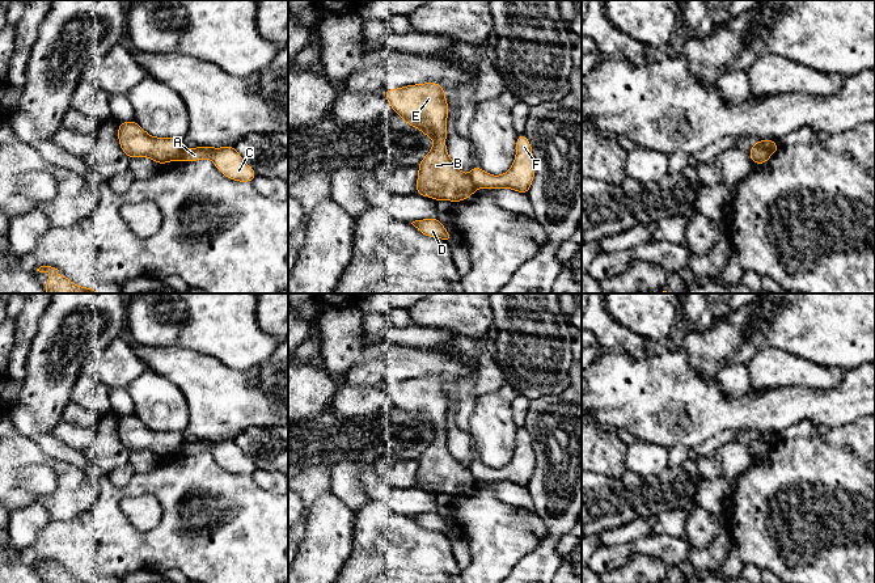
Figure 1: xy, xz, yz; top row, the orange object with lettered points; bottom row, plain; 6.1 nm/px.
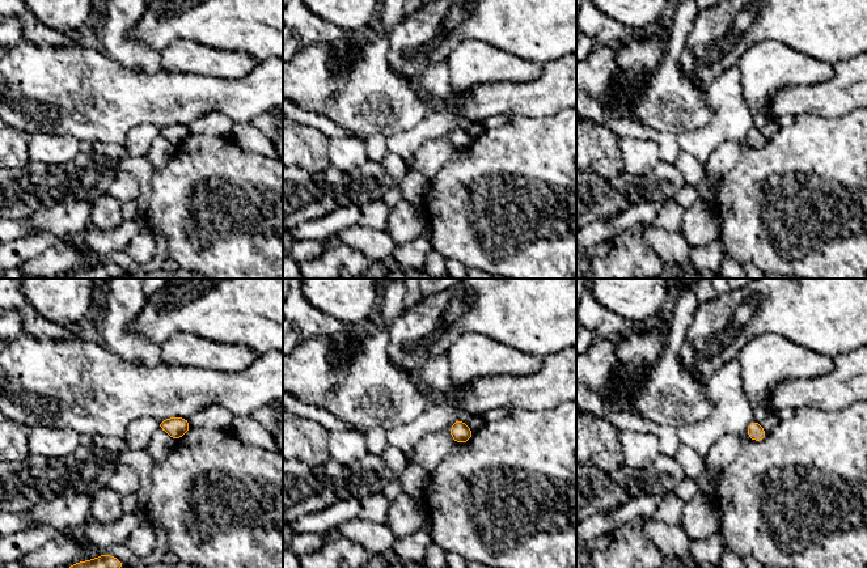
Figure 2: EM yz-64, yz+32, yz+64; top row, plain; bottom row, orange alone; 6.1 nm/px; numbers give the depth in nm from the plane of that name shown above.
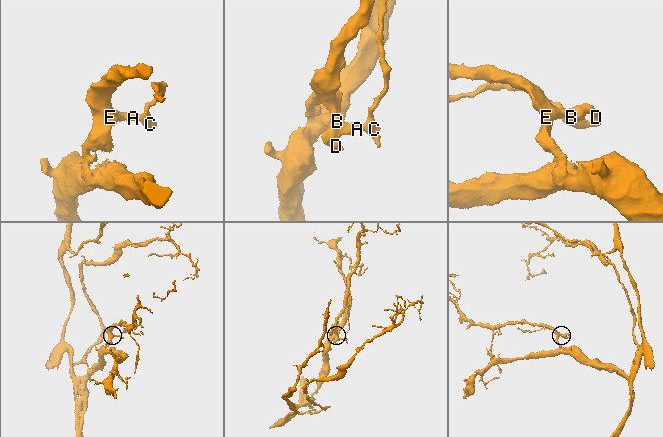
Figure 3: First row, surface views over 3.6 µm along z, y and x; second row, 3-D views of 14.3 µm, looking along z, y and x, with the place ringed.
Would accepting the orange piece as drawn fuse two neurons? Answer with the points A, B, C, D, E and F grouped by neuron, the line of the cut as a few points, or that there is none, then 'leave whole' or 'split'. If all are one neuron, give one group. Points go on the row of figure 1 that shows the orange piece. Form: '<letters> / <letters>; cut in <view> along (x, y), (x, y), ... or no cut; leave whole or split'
A C F / B D E; cut in yz along (757, 142), (769, 156); split

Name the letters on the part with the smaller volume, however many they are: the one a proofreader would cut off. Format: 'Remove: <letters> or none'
Remove: A, C, F

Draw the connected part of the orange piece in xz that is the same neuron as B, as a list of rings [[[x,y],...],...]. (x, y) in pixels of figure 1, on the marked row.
[[[424,83],[406,85],[398,89],[386,89],[382,92],[392,106],[392,110],[401,115],[406,124],[417,127],[427,138],[435,141],[435,145],[418,165],[417,194],[431,197],[436,202],[451,200],[461,202],[474,195],[475,186],[468,174],[460,172],[458,165],[452,161],[447,153],[447,118],[448,102],[441,84]]]

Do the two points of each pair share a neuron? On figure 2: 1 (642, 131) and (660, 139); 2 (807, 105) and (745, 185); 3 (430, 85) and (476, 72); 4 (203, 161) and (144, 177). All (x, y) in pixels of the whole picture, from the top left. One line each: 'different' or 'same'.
1: same
2: different
3: different
4: different

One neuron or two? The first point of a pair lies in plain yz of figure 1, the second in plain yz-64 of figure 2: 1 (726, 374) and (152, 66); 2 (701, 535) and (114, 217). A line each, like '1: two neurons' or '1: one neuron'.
1: one neuron
2: one neuron

